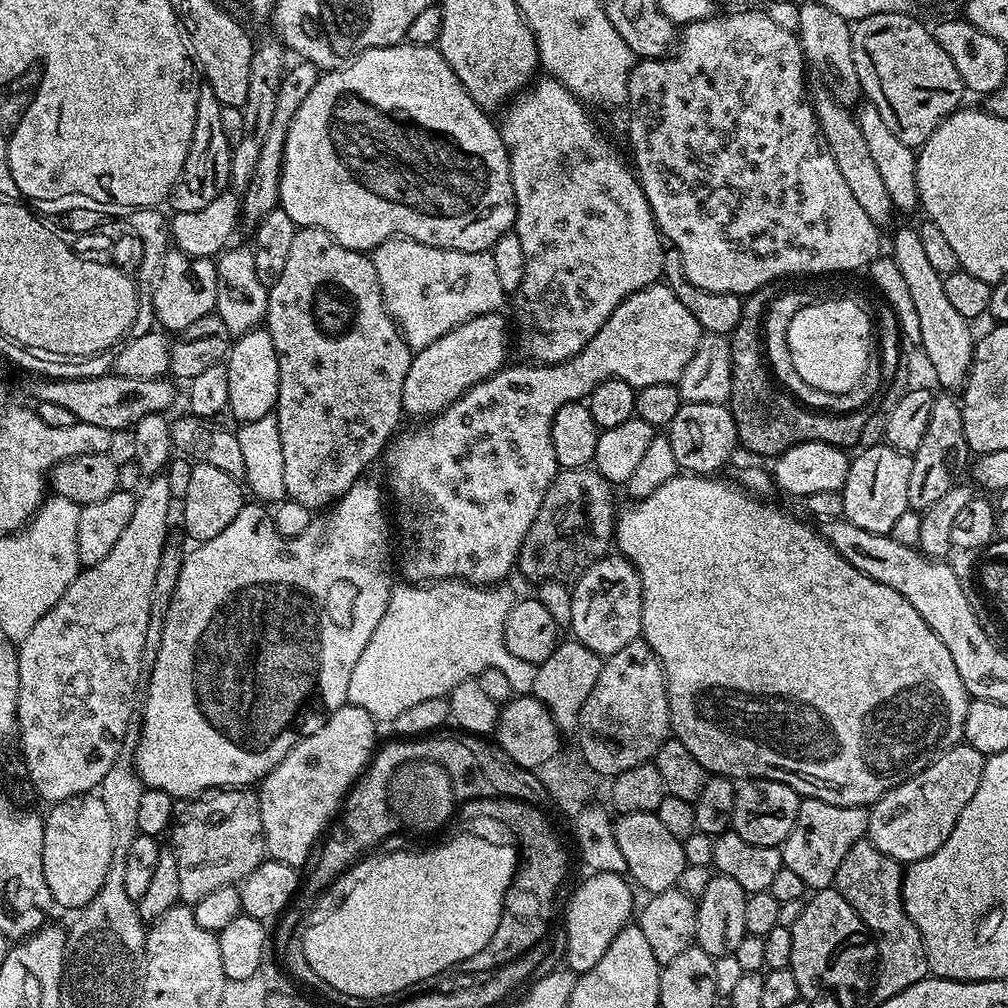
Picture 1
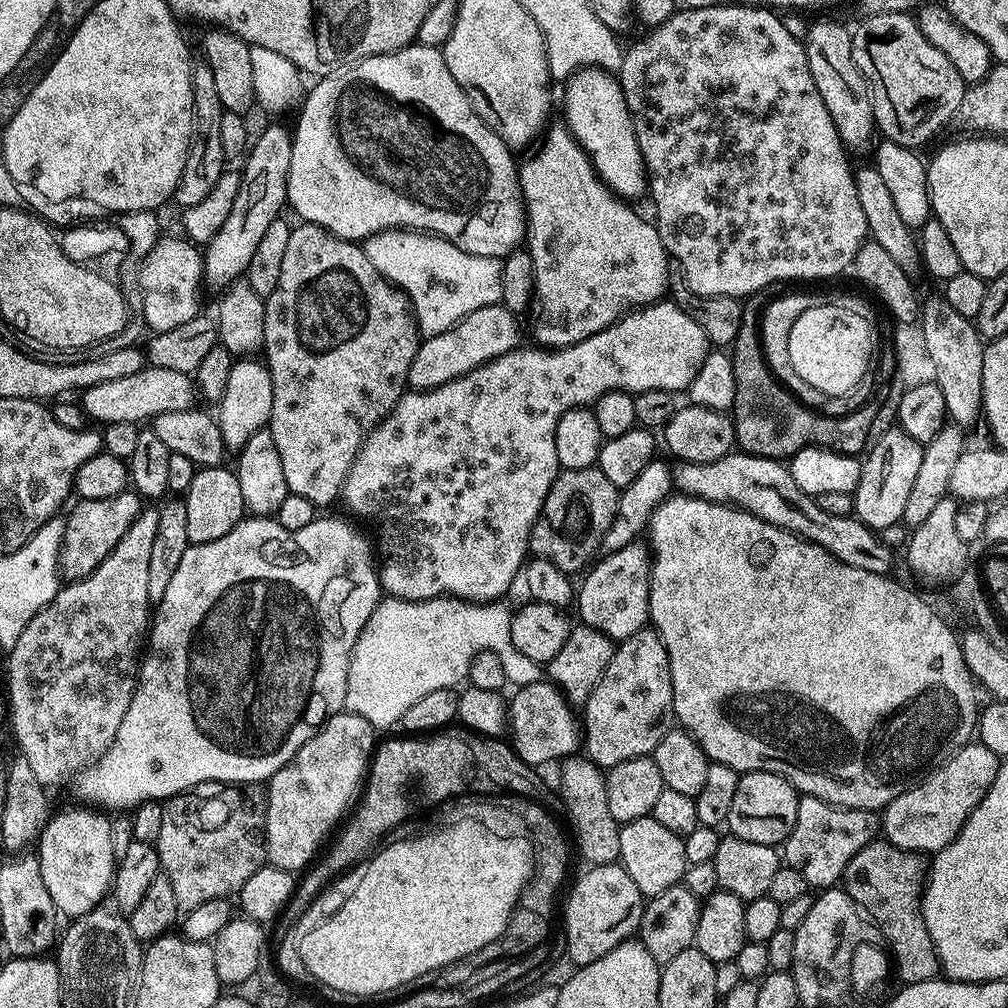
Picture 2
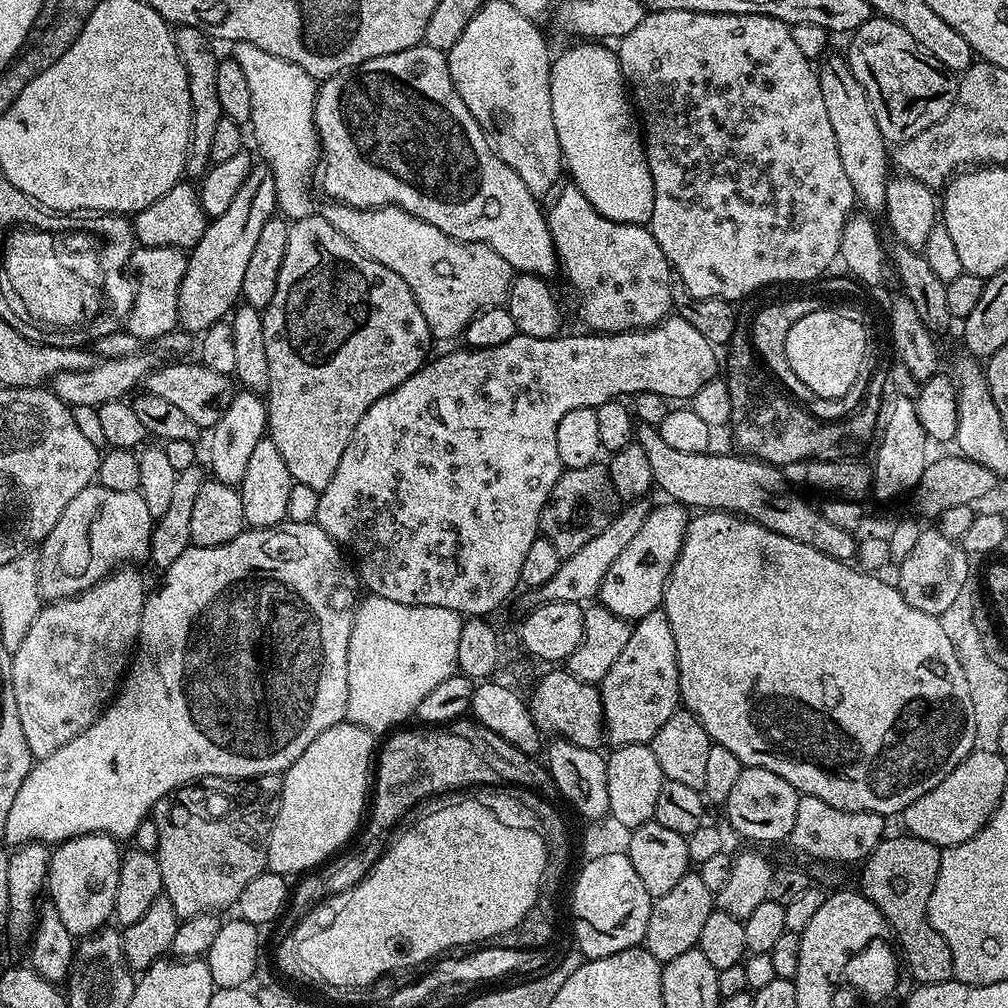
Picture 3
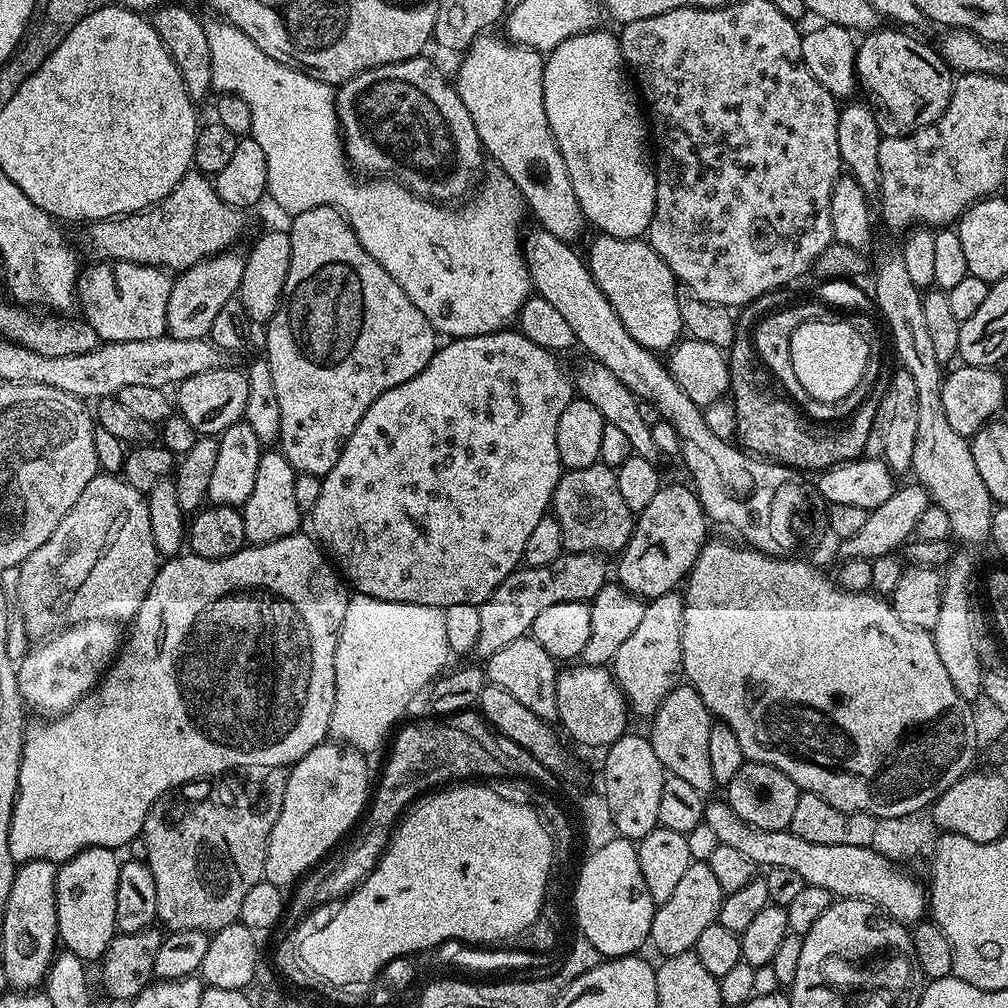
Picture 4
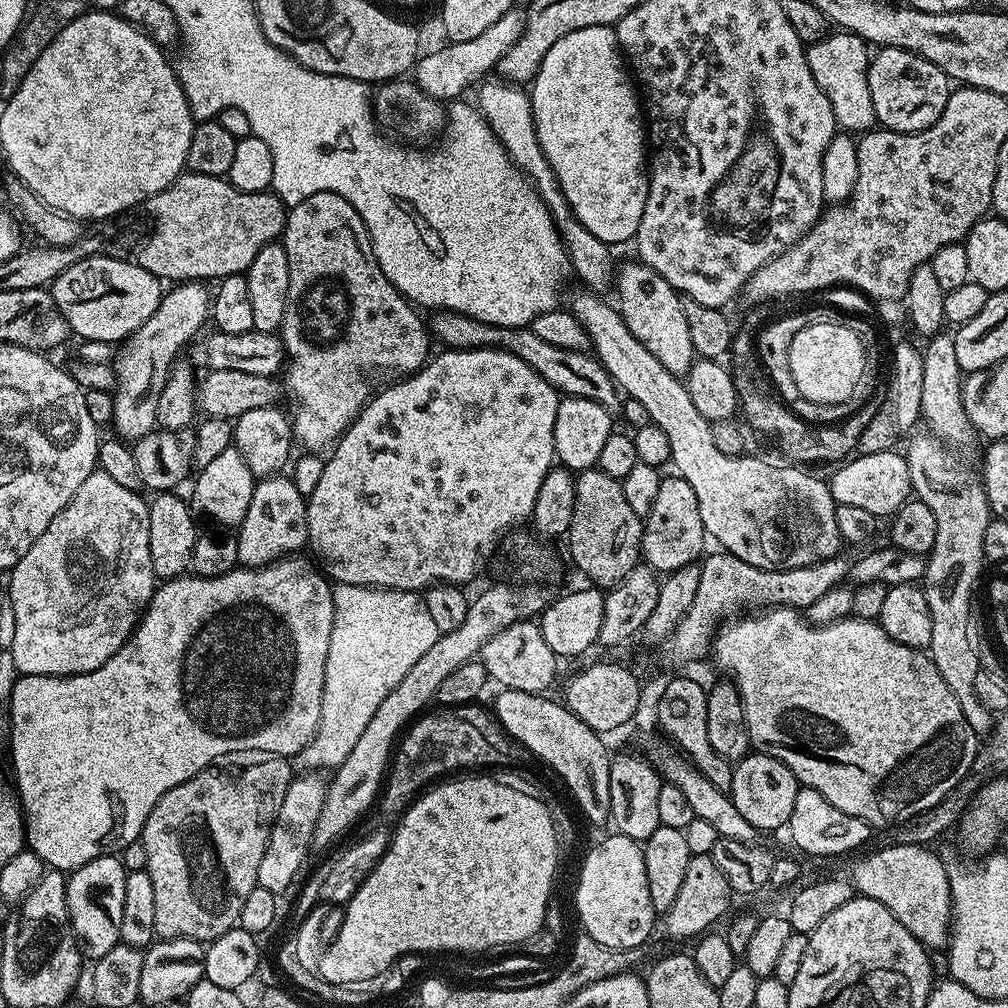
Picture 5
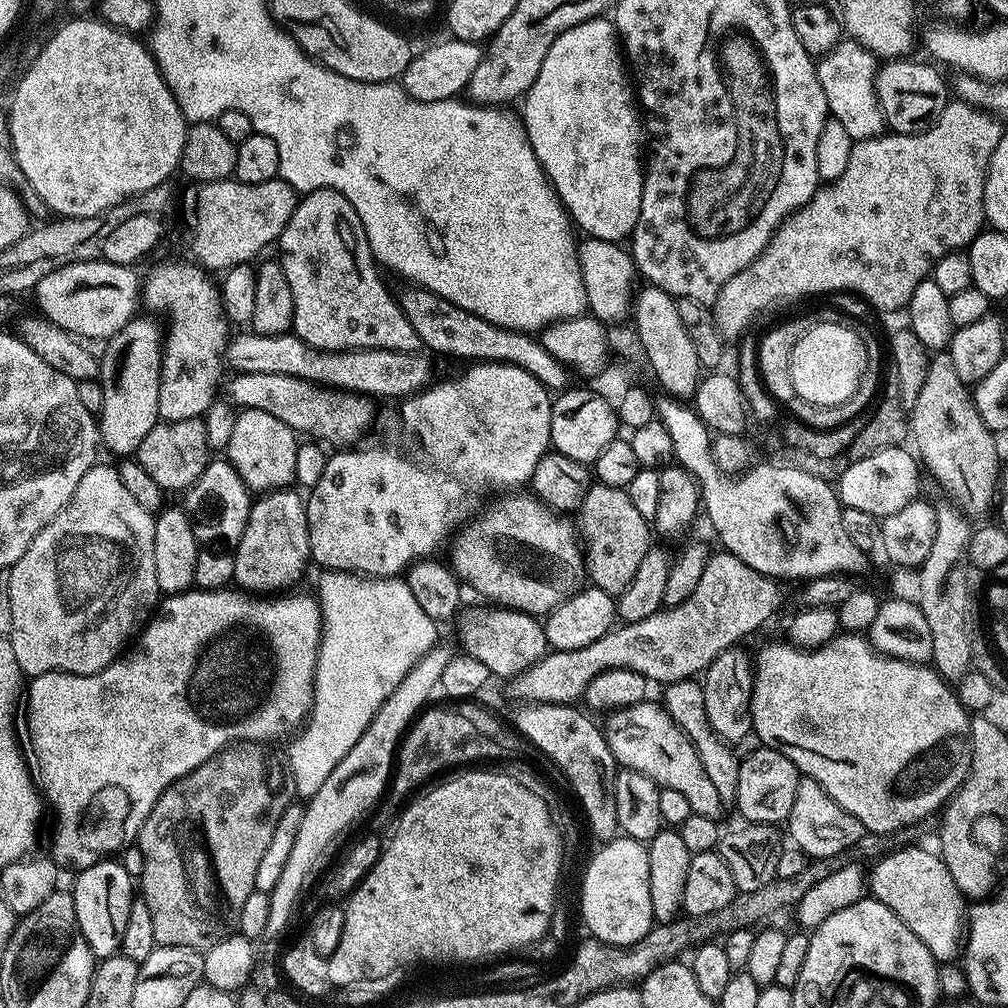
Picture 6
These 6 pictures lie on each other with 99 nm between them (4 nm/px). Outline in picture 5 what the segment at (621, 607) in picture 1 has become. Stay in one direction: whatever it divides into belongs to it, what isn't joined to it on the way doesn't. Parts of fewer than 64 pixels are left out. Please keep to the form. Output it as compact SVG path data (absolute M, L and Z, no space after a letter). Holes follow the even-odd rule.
M678 474L665 475L658 486L654 506L644 520L644 533L640 543L640 555L657 574L667 574L687 564L697 563L705 551L706 533L702 526L702 514L698 511L698 498L694 495L694 486Z

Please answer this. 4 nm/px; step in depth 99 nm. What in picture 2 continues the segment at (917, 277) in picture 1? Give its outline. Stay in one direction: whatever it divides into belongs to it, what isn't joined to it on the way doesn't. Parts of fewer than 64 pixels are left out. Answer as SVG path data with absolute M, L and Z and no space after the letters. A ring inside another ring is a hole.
M940 294L923 301L918 328L923 333L923 355L933 363L936 371L934 382L942 390L942 398L946 398L951 423L968 430L976 419L981 419L984 406L982 358L985 341L977 332L975 323L962 318L962 314L958 314L958 310L954 310L954 306L950 306L950 302L946 302Z

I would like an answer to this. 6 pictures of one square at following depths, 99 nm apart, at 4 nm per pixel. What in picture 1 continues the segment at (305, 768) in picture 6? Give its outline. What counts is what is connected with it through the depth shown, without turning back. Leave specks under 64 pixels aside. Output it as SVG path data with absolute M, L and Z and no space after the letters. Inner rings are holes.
M462 579L438 580L422 585L407 582L397 583L390 594L390 602L386 606L386 614L382 614L382 622L378 622L378 630L374 630L374 634L370 634L370 642L366 642L366 650L362 650L362 658L358 658L358 663L354 665L354 674L350 674L348 703L366 710L366 714L370 714L373 720L377 722L383 722L383 720L384 722L391 722L394 718L398 718L398 714L402 714L402 710L407 710L409 706L415 706L418 702L426 702L426 698L447 697L448 693L454 690L454 686L479 676L480 672L487 668L502 670L502 674L506 674L506 678L510 678L510 686L513 693L531 693L534 686L534 678L536 677L536 665L530 662L522 662L522 658L514 658L514 654L510 654L510 650L506 650L504 627L506 626L506 618L510 614L514 603L514 595L512 596L510 589L504 587L508 586L481 586L470 584Z

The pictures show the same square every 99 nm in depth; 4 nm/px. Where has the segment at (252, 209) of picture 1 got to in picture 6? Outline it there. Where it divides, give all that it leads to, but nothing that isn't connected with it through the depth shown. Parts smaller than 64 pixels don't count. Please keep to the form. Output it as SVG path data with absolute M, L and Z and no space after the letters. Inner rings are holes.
M133 318L118 334L114 334L103 345L104 353L99 353L102 386L102 410L98 414L101 445L116 455L128 458L154 430L160 420L158 410L158 386L160 385L160 354L162 351L162 332L148 320Z

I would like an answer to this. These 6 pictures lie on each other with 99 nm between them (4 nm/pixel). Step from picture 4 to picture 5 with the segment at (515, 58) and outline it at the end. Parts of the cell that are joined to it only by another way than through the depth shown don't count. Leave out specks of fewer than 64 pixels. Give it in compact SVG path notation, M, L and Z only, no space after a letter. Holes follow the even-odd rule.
M488 78L479 85L480 93L477 94L475 103L485 122L494 130L494 134L502 142L502 146L508 151L508 157L516 164L516 168L524 173L529 181L534 182L540 201L548 207L552 220L556 223L556 229L560 231L560 237L564 243L564 249L568 255L571 271L576 272L579 283L590 292L604 294L613 287L614 267L612 268L613 249L603 244L586 226L582 226L572 215L572 208L566 202L564 192L556 180L554 170L538 142L538 134L534 130L534 114L532 113L532 97L521 85L505 82L503 79Z

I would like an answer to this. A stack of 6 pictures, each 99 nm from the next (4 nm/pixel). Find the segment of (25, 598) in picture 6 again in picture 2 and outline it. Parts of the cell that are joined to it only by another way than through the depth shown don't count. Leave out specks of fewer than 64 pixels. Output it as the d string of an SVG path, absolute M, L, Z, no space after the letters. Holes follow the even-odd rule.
M129 490L118 494L114 498L98 498L97 500L80 500L72 513L68 512L66 519L70 521L70 528L64 528L60 543L59 573L65 581L83 580L103 562L118 546L122 534L130 530L136 521L136 515L142 510L142 500L135 491ZM141 503L141 504L140 504ZM80 532L82 540L78 540ZM72 536L72 540L68 540Z

